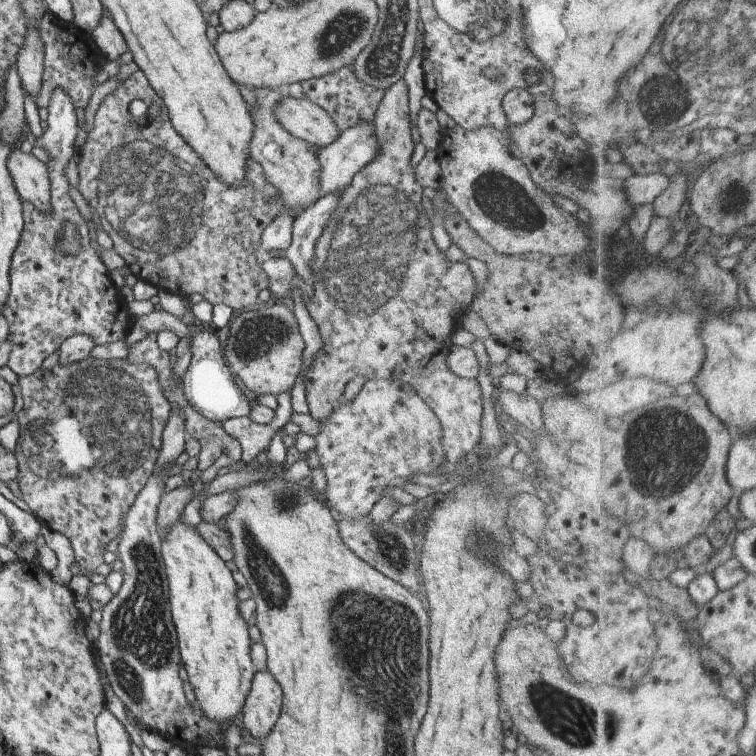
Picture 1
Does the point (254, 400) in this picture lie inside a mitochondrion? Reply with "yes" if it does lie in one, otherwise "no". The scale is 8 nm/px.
no

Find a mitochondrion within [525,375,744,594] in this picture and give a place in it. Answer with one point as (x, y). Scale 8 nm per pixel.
(670, 450)

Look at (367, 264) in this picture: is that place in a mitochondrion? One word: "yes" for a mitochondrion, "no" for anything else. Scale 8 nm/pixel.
yes

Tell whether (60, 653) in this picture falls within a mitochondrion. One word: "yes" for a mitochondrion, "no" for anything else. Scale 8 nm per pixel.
no

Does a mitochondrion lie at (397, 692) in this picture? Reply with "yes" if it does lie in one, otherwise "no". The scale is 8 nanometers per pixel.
yes

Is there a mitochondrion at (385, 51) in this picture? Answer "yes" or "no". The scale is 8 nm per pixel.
yes

